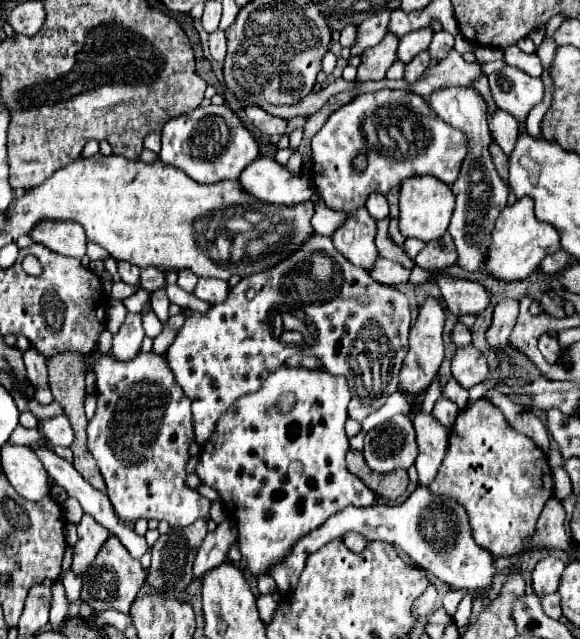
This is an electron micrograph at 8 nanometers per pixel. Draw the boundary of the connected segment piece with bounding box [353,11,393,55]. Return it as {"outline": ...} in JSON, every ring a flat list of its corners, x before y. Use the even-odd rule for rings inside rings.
{"outline":[[383,11,383,13,371,15,359,25,359,37,357,37,357,45,353,49,353,55,359,55,363,49,377,45,385,37,391,13,393,11]]}

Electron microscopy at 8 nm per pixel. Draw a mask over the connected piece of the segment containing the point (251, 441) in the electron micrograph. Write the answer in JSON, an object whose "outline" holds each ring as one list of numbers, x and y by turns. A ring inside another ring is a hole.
{"outline":[[279,367,265,383,263,387,257,391,257,393,251,393,251,395,245,395,245,397,239,397,231,407,229,411,219,419,217,423,217,431,213,433,211,441,207,441,207,445,203,447,201,451,201,463,197,467,197,475,201,477,203,483,215,487,221,497,223,497,223,505,227,509,227,513,231,513,231,517,237,521,237,527,239,527,239,553,243,557,243,565,245,569,255,577,263,577,263,575,271,575,271,569,285,563,287,555,291,555,291,549,293,545,307,533,311,533,315,527,319,527,319,523,327,521,331,515,335,515,337,511,341,511,343,507,371,507,375,503,375,493,359,479,355,477,347,467,345,467,345,455,349,451,349,437,345,435,345,419,347,419,347,405,349,405,349,399,351,399,351,393,349,393,349,387,347,387,347,379,339,377,339,375,331,375,329,371,325,369,303,369,303,367],[287,393,293,393,295,395,295,405,293,405,293,411,289,413,281,413,277,409,277,399,281,395,287,395]]}

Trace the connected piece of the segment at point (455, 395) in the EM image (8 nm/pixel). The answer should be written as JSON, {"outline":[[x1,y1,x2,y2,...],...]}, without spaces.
{"outline":[[449,379,447,385,441,389,441,395,445,395,447,399,451,399,453,403,457,403,459,409,467,407,467,389,463,389,459,383,455,383,455,379]]}

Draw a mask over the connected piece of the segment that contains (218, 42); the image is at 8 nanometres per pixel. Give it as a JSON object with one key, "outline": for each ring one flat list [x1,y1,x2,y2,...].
{"outline":[[217,29,215,33,209,35,209,51,215,61,223,61,227,45,225,45,225,33,221,29]]}

